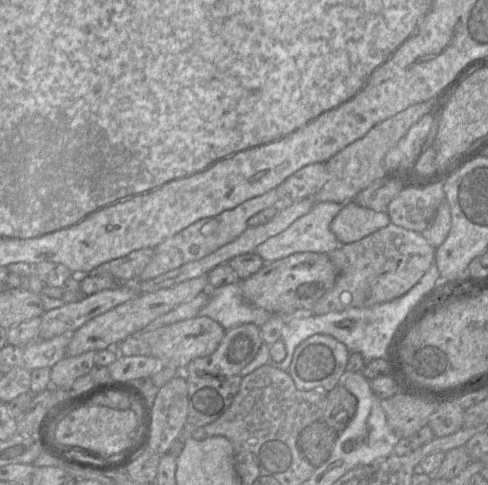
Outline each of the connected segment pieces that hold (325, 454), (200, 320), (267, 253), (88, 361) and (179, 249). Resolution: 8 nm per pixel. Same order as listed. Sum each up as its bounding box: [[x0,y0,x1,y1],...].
[[297,420,339,468],[137,316,225,371],[254,202,343,263],[50,351,97,388],[138,189,278,281]]

